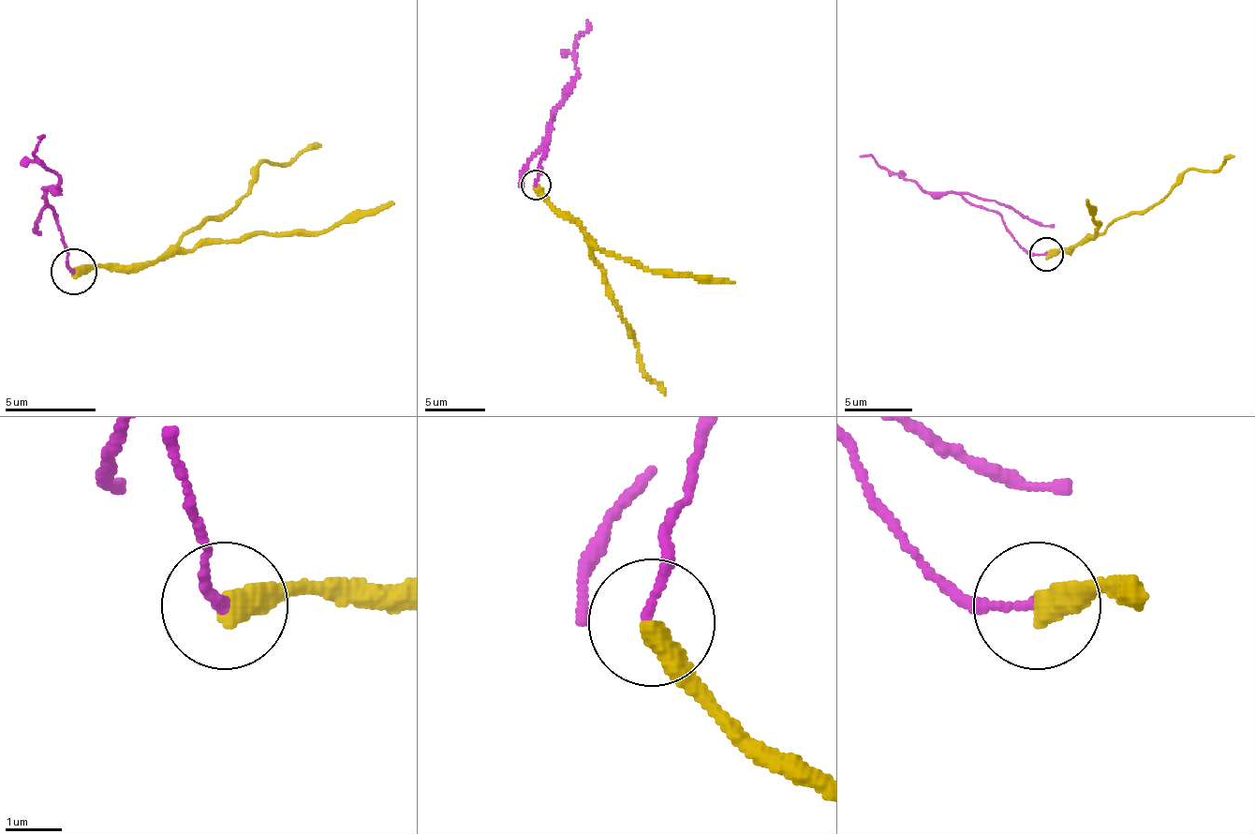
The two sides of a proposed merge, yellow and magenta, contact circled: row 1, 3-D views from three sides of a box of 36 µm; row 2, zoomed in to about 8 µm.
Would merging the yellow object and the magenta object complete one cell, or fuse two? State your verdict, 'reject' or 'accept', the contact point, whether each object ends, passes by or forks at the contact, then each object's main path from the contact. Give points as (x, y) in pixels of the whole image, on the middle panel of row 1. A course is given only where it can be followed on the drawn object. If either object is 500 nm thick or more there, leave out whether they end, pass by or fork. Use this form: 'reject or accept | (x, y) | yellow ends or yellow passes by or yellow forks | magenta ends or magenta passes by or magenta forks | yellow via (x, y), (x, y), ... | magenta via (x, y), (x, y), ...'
reject | (536, 185) | yellow ends | magenta ends | yellow via (535, 186), (581, 228), (590, 259), (605, 274), (617, 310), (638, 347), (641, 370), (665, 394) | magenta via (535, 186), (550, 138), (553, 111), (576, 74), (574, 44), (587, 29), (587, 20)

